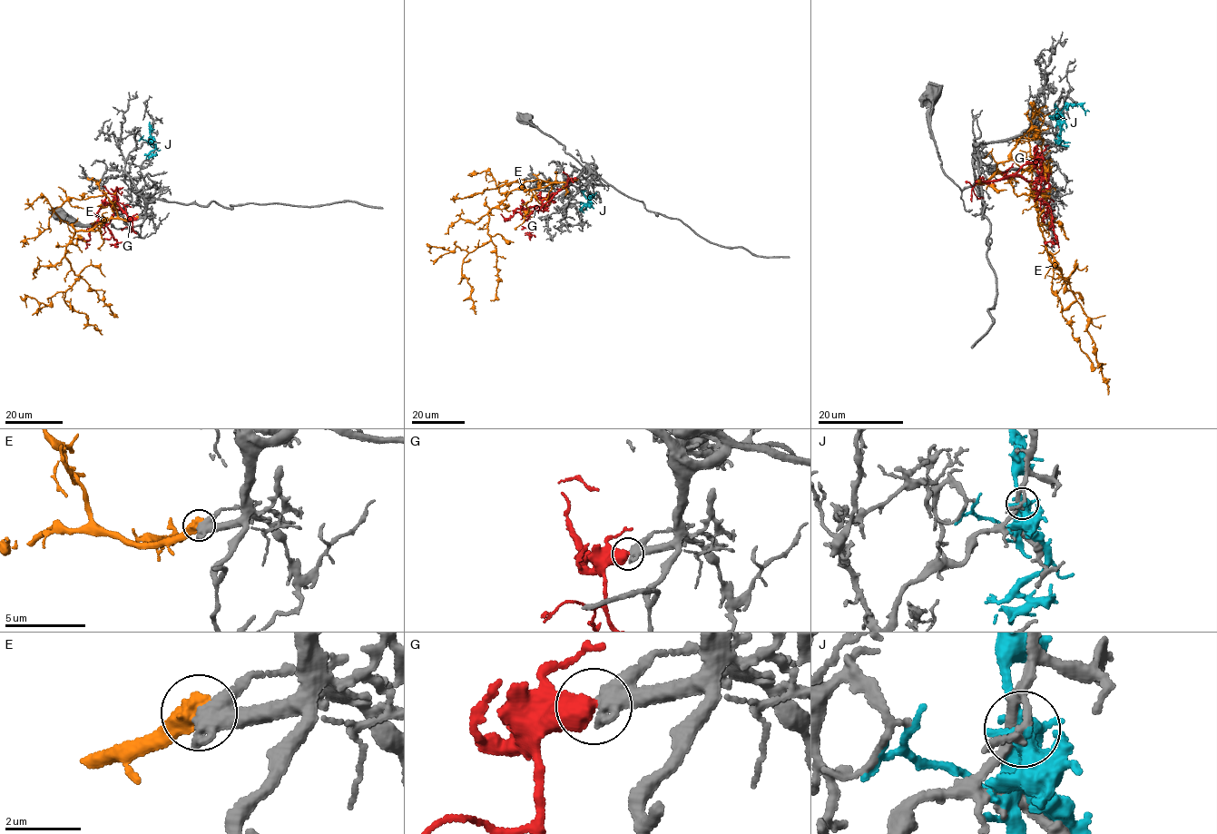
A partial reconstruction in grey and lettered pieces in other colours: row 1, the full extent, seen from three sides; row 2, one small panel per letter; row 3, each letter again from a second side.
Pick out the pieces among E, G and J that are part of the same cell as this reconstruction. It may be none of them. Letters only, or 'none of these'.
G

